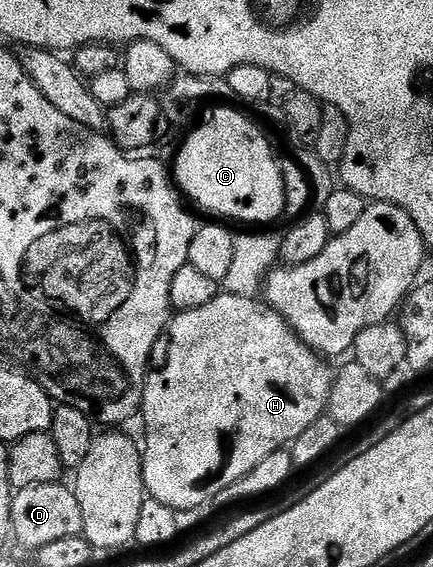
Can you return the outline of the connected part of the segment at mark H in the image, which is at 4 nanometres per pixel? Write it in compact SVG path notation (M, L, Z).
M218 293L211 304L203 304L203 308L182 310L172 315L167 327L167 342L169 338L169 355L165 358L161 370L154 369L145 379L145 391L141 393L140 417L145 417L145 446L143 442L143 457L141 471L145 477L145 489L148 497L159 500L159 504L167 504L172 510L188 512L204 502L209 503L212 498L219 496L223 488L231 488L235 480L243 480L263 456L271 456L271 452L288 447L311 424L315 424L326 413L326 406L331 396L332 384L335 375L334 367L322 355L314 352L310 346L301 341L301 337L289 327L287 320L279 316L264 301L257 298L244 299L242 296L233 296L227 293Z

